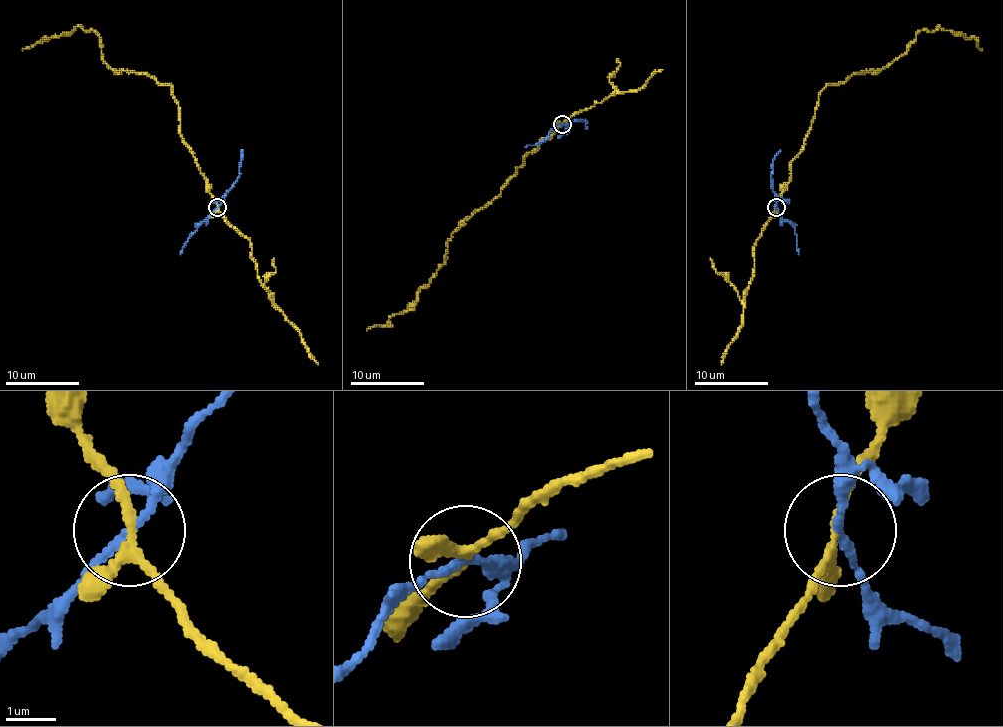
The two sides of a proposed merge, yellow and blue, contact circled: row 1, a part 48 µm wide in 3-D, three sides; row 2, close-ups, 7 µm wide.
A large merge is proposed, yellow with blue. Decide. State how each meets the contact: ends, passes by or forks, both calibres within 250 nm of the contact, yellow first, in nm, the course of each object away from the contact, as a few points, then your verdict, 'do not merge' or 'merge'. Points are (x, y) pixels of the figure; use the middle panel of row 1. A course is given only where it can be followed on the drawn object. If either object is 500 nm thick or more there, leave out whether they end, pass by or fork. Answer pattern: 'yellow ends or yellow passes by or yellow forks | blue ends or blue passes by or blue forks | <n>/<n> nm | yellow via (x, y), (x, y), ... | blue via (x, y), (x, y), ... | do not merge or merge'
yellow forks | blue passes by | 170/160 nm | yellow via (561, 123), (525, 158), (504, 187), (457, 229), (447, 242), (446, 262), (405, 310), (367, 330) | blue via (561, 125), (583, 119), (587, 128) | do not merge

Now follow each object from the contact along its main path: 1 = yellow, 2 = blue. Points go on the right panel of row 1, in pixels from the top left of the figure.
1: (774, 206), (828, 85), (881, 71), (921, 30), (938, 26), (973, 37), (982, 50)
2: (776, 206), (771, 175), (773, 159), (780, 150)

